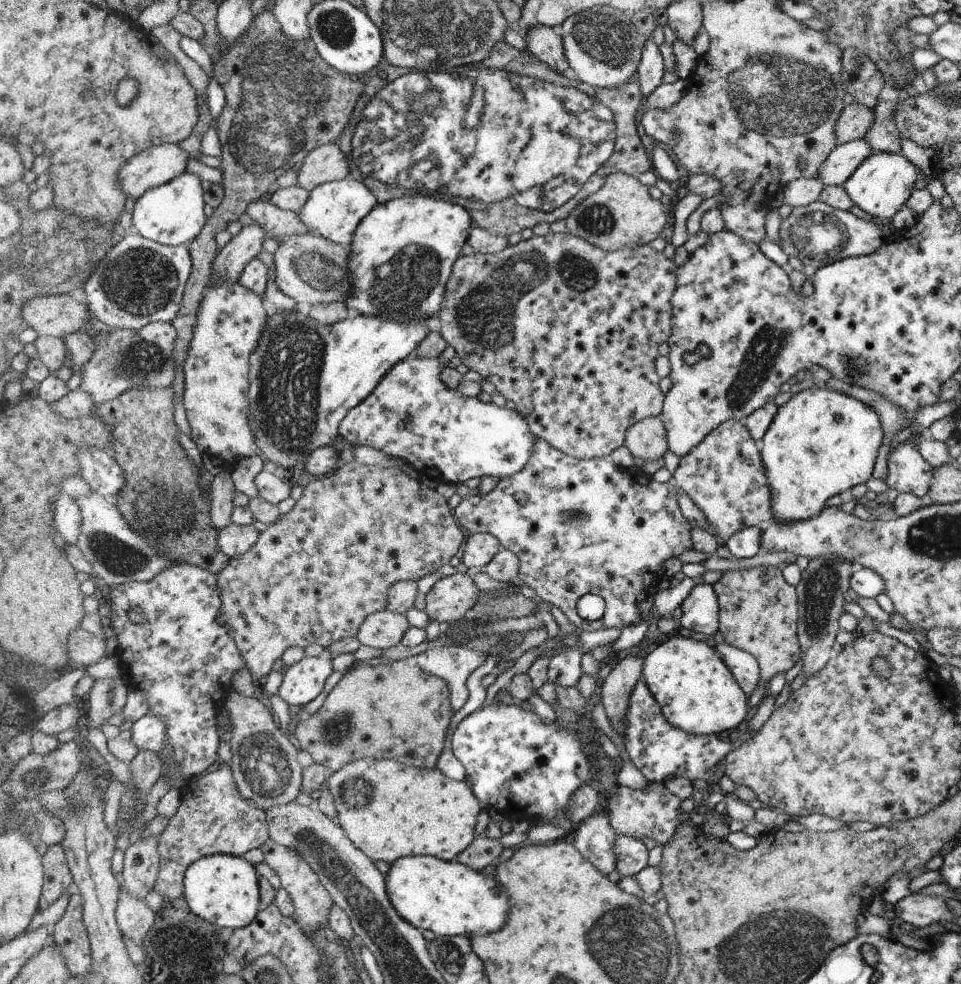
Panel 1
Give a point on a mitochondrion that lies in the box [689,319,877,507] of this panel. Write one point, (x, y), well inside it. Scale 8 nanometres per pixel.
(762, 356)

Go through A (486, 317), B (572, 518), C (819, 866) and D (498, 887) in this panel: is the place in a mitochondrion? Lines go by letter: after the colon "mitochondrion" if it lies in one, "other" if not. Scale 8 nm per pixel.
A: mitochondrion
B: mitochondrion
C: other
D: other

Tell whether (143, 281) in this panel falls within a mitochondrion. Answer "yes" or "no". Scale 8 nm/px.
yes

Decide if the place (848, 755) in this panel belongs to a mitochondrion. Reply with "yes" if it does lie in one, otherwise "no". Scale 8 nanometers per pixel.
yes

